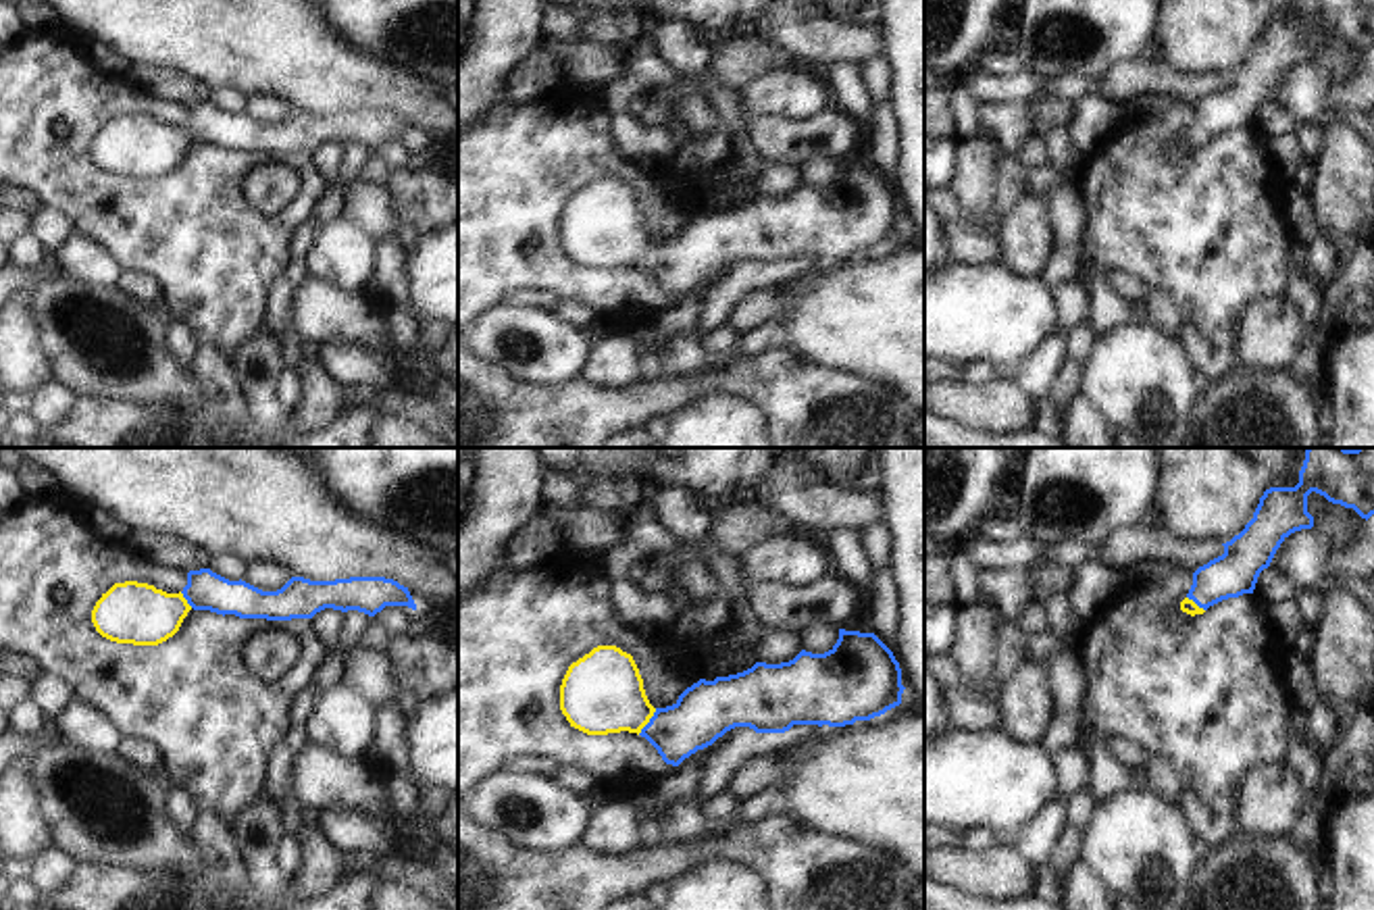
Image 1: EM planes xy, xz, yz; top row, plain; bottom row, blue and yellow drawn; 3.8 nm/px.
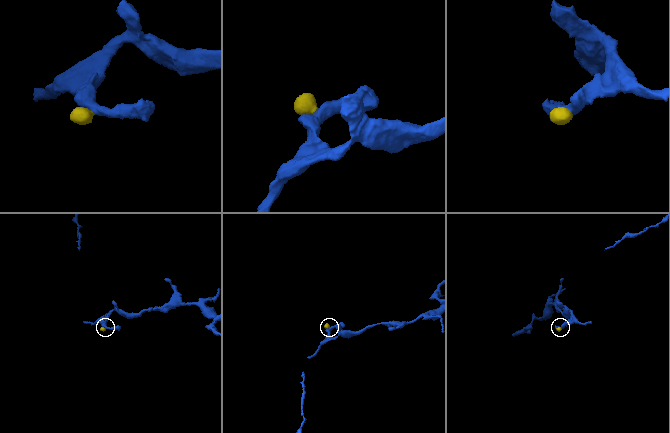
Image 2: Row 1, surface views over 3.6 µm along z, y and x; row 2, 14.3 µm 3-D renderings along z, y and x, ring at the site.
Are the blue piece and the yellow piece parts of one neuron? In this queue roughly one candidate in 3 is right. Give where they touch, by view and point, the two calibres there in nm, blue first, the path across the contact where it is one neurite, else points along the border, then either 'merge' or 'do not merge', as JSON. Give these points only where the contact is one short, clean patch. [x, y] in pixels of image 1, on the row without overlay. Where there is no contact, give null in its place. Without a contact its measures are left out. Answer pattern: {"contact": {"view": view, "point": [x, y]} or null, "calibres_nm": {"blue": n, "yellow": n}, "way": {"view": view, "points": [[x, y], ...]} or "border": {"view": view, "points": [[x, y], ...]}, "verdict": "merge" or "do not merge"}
{"contact": {"view": "xz", "point": [650, 255]}, "calibres_nm": {"blue": 220, "yellow": 320}, "way": {"view": "xz", "points": [[706, 244], [696, 255], [650, 255], [602, 225]]}, "verdict": "merge"}

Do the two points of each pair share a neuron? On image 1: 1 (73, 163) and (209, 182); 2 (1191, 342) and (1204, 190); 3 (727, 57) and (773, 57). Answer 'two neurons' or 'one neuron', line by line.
1: one neuron
2: two neurons
3: one neuron

